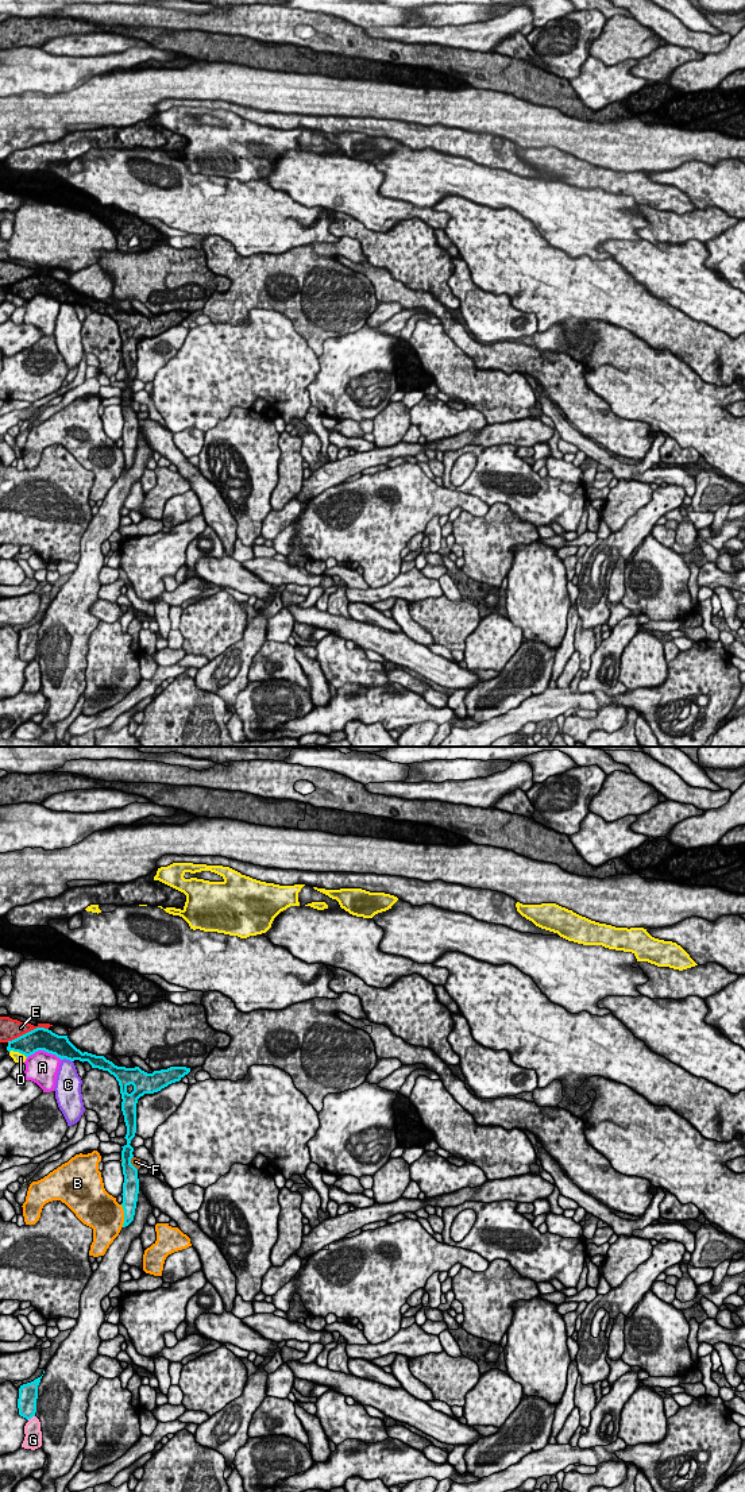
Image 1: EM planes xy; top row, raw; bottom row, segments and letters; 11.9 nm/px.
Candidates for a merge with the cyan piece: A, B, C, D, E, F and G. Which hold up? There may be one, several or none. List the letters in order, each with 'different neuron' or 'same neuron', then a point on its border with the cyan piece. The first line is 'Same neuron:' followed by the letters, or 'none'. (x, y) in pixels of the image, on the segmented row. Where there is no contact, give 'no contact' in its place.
Same neuron: none
A: different neuron | xy (45, 1051)
B: different neuron | xy (124, 1215)
C: different neuron | xy (66, 1059)
D: different neuron | xy (18, 1051)
E: different neuron | xy (29, 1032)
F: different neuron | xy (130, 1163)
G: different neuron | xy (30, 1418)

